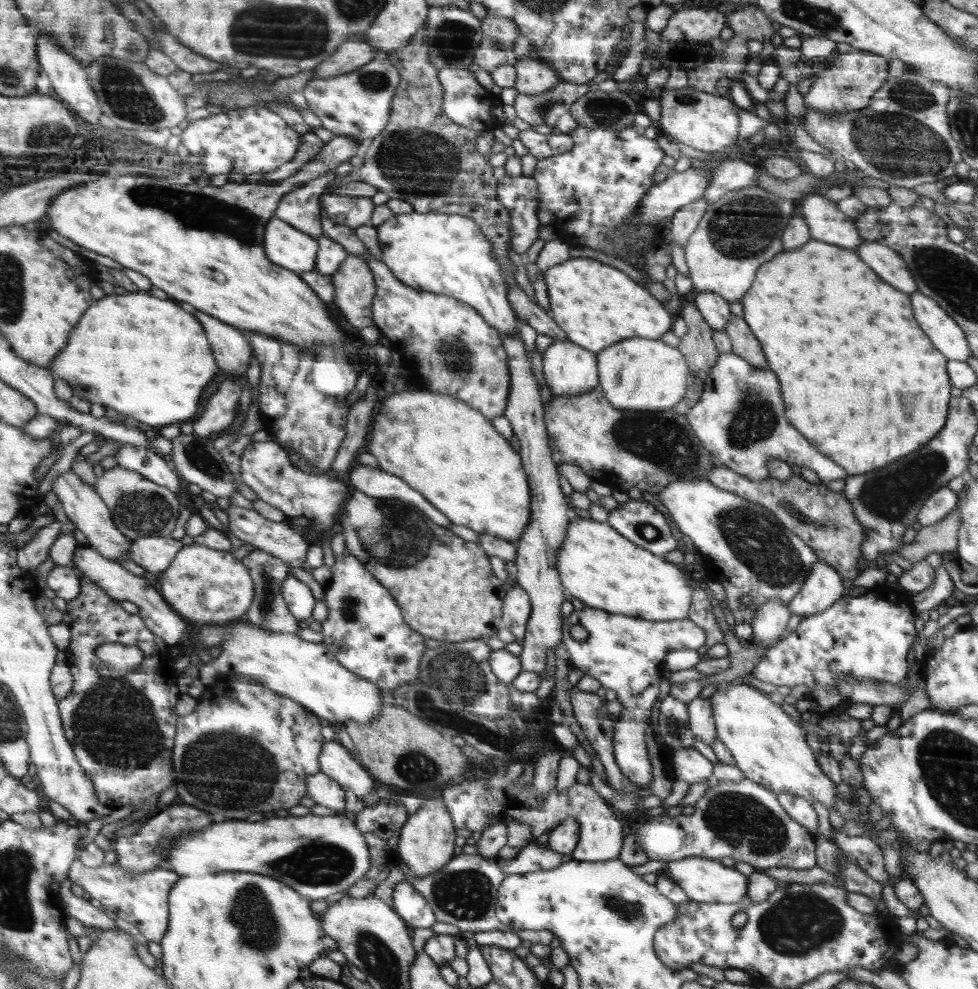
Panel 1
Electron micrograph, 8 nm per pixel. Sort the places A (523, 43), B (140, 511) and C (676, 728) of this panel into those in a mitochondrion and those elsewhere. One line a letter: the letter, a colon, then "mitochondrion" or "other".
A: other
B: mitochondrion
C: other

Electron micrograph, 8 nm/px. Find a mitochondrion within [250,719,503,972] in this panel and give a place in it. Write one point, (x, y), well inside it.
(318, 863)

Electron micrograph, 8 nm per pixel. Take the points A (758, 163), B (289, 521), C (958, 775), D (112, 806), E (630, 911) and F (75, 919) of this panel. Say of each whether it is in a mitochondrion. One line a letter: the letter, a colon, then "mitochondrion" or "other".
A: other
B: other
C: mitochondrion
D: other
E: mitochondrion
F: other

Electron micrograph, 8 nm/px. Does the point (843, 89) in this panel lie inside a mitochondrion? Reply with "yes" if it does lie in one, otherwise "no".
yes

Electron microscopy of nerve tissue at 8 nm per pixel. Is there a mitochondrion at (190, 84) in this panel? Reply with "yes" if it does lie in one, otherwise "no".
no

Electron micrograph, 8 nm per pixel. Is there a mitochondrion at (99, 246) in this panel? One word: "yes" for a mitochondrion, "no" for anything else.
no

